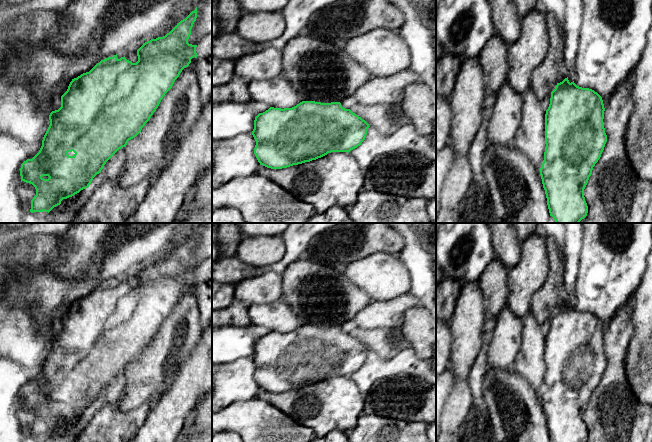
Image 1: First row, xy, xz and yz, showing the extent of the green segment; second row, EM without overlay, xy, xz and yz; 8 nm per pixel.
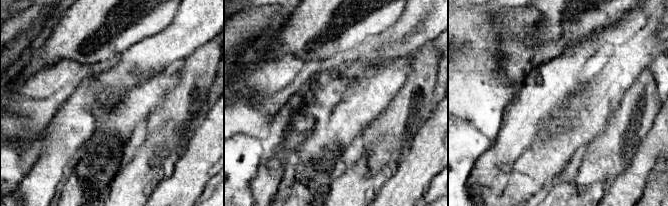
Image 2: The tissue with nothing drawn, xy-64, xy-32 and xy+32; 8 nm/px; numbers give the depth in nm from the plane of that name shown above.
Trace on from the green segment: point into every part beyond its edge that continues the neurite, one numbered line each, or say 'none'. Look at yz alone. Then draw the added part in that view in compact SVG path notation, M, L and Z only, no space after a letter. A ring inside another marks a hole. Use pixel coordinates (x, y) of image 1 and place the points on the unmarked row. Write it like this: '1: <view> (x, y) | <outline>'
none

